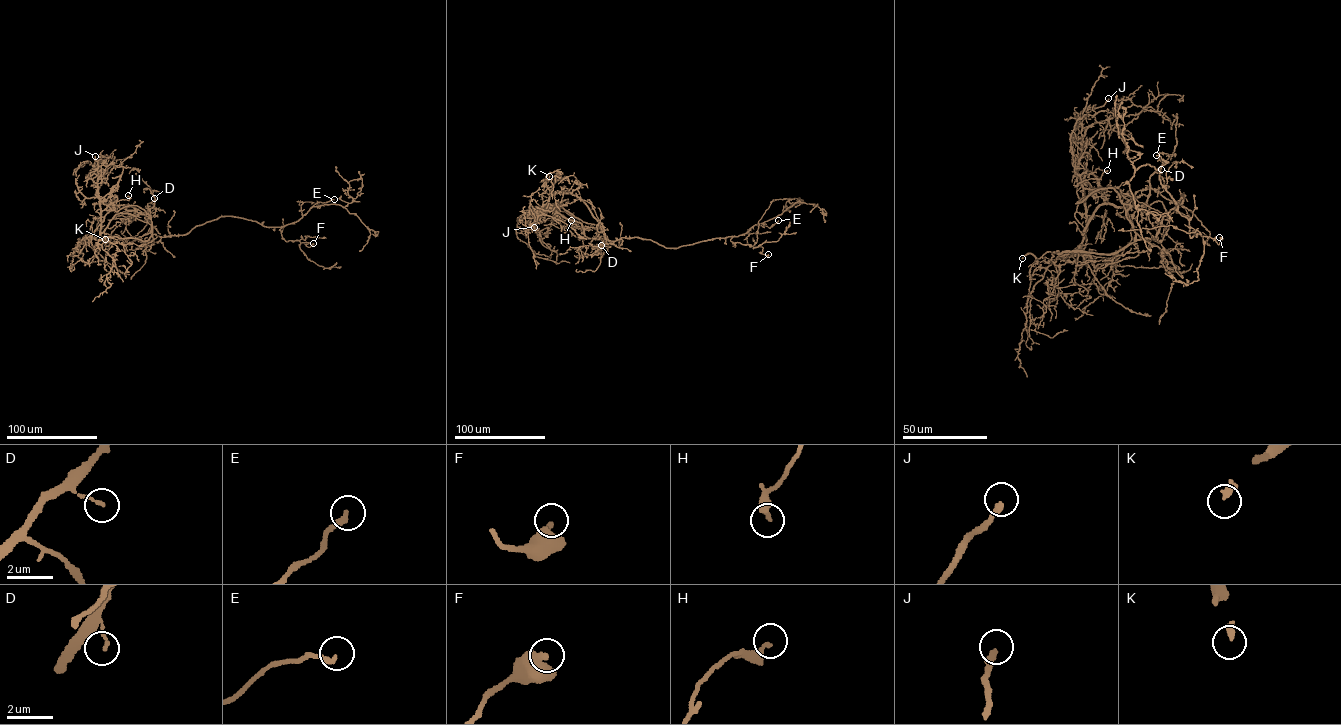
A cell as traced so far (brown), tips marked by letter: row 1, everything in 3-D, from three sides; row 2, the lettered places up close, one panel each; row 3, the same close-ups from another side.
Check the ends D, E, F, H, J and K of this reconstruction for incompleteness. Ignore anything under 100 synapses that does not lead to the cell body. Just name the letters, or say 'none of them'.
K

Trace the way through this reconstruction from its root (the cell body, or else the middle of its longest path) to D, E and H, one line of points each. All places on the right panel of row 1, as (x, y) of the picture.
D: (1156, 236), (1153, 238), (1157, 242), (1137, 239), (1126, 215), (1129, 207), (1146, 201), (1149, 177), (1161, 169)
E: (1156, 236), (1162, 217), (1185, 195), (1177, 212), (1159, 178), (1162, 161), (1168, 162), (1156, 155)
H: (1156, 236), (1157, 242), (1136, 238), (1113, 188), (1099, 188), (1077, 203), (1080, 182), (1100, 179), (1107, 170)

